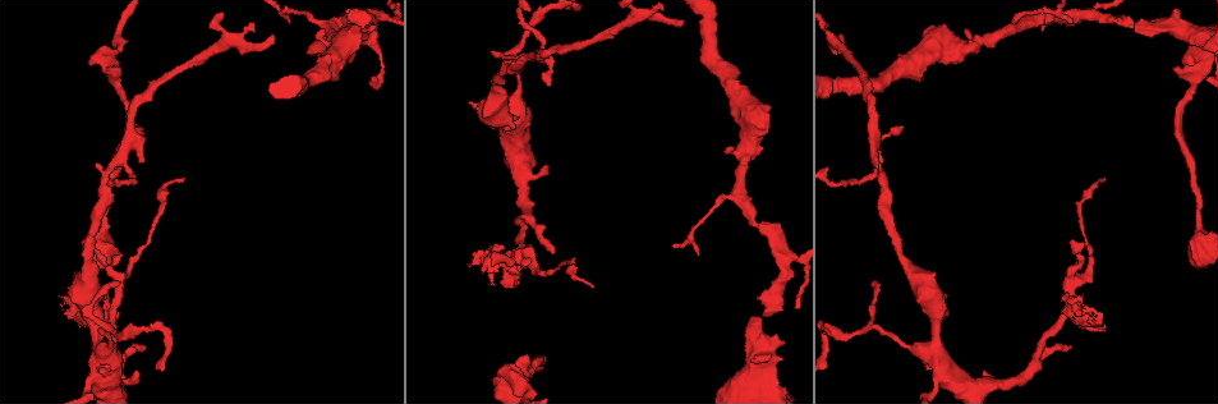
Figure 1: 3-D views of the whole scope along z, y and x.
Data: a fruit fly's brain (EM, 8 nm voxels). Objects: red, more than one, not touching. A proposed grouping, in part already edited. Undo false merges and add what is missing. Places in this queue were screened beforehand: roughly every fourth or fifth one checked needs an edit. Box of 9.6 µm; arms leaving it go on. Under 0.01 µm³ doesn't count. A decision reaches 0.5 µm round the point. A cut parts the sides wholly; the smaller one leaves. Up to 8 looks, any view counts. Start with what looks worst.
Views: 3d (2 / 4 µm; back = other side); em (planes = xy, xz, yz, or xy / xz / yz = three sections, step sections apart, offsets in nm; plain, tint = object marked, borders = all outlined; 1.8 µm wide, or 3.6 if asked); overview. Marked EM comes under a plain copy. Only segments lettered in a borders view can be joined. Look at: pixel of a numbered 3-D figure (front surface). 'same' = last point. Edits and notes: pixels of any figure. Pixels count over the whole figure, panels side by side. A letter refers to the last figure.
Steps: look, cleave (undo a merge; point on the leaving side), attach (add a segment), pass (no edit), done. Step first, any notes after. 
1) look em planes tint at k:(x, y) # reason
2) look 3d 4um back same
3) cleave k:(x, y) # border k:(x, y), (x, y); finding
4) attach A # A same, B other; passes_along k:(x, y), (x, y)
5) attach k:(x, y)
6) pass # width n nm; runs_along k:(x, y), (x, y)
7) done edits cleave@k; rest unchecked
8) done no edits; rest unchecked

look em planes borders at 1:(120, 159)

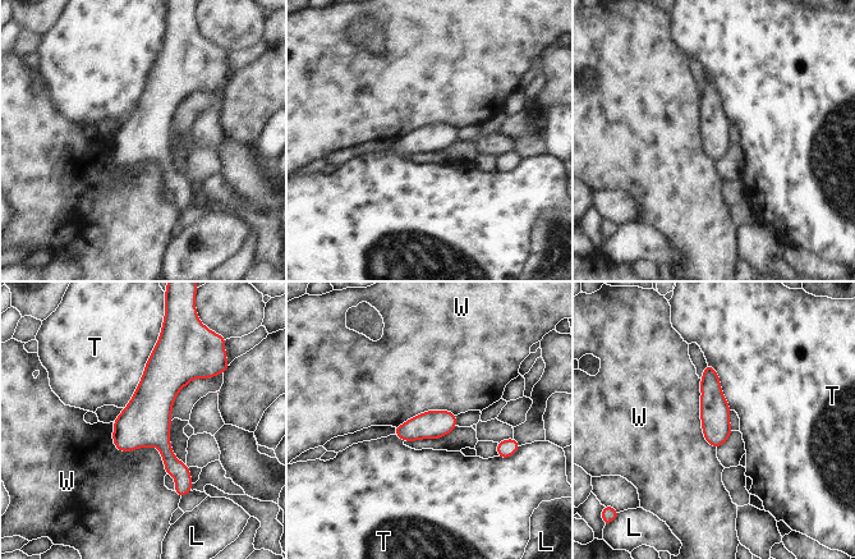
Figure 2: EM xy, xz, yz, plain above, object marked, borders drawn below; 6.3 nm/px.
pass # L other, T other, W other; runs_along 2:(157, 349), (157, 434), (180, 491); continuous, no second neuron

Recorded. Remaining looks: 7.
look em xy step 8 tint at 1:(842, 35) # free end

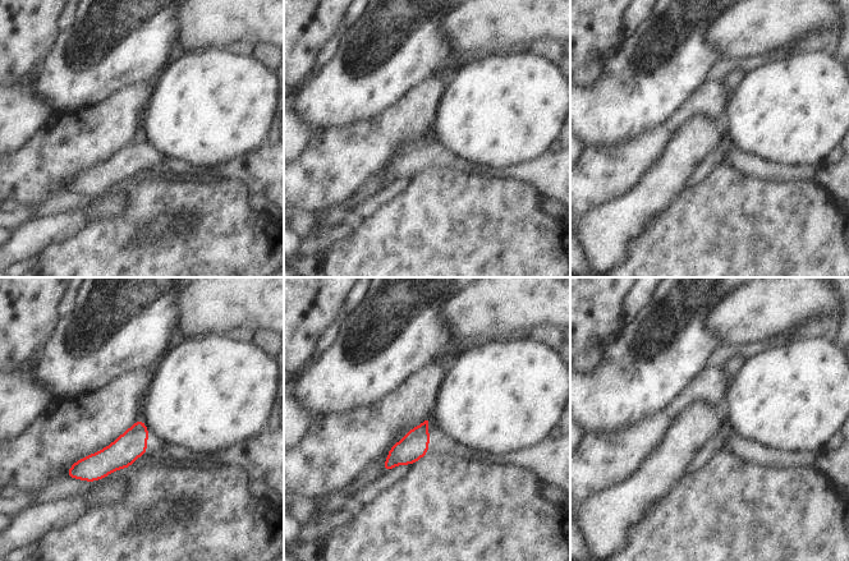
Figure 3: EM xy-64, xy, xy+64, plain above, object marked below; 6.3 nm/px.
look em xy step 8 borders same

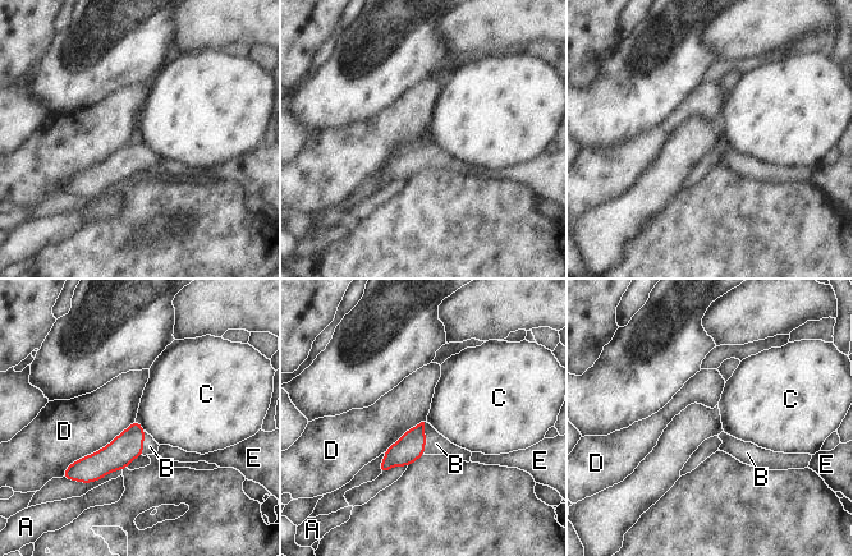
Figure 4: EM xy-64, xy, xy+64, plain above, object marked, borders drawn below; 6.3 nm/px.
attach B # width 160 nm; A other, B same, C other, D other, E other; passes_along 4:(411, 446), (425, 439), (436, 444); it goes on there

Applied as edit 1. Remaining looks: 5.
look overview # redraw

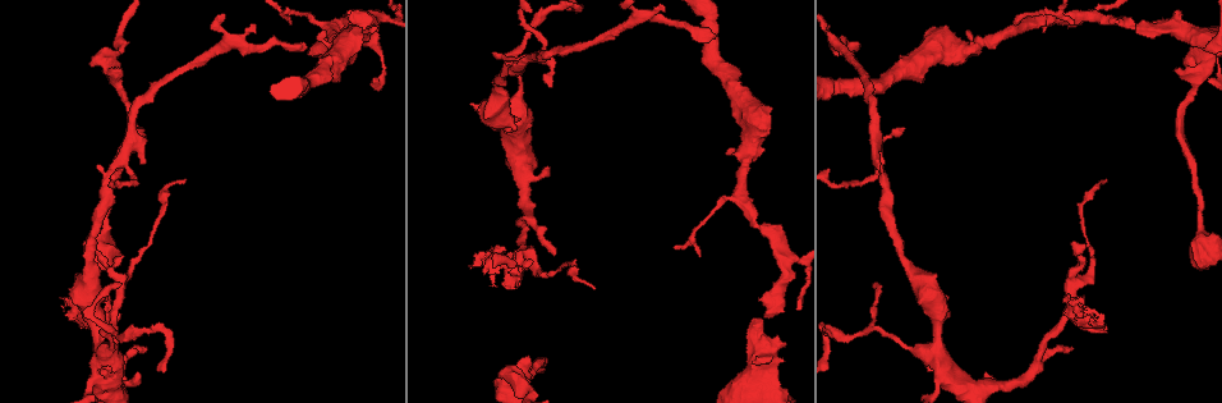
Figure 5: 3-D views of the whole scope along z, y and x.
look 3d 2um at 5:(1174, 25) # three-way junction

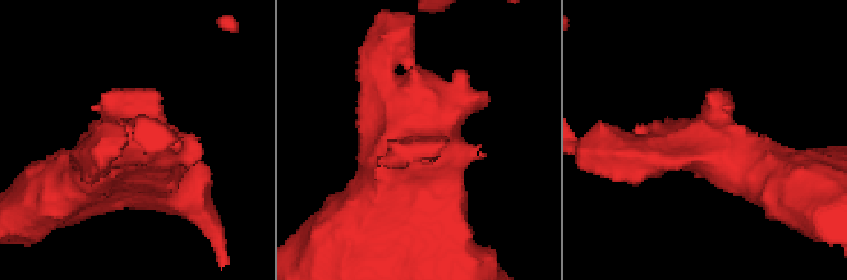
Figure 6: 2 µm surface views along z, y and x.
look em planes tint at 6:(701, 144)

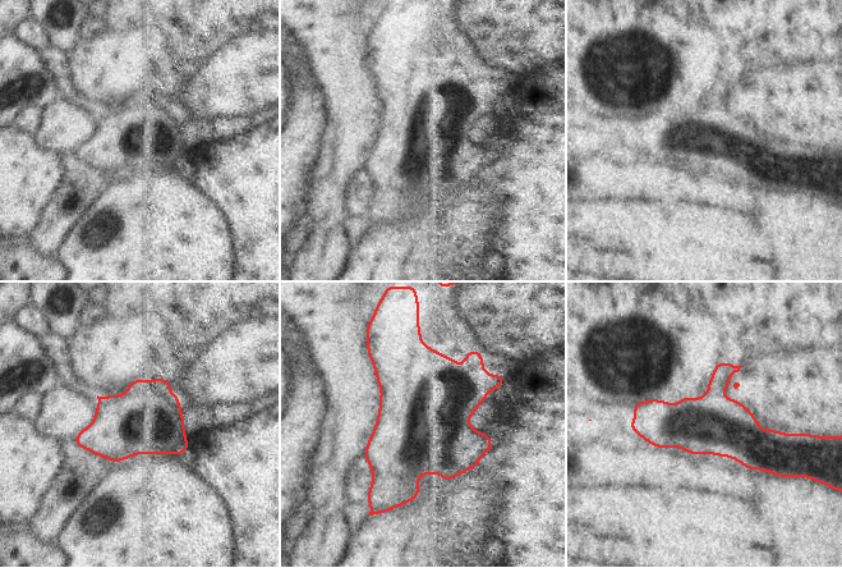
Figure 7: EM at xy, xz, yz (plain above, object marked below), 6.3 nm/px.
look em planes borders same

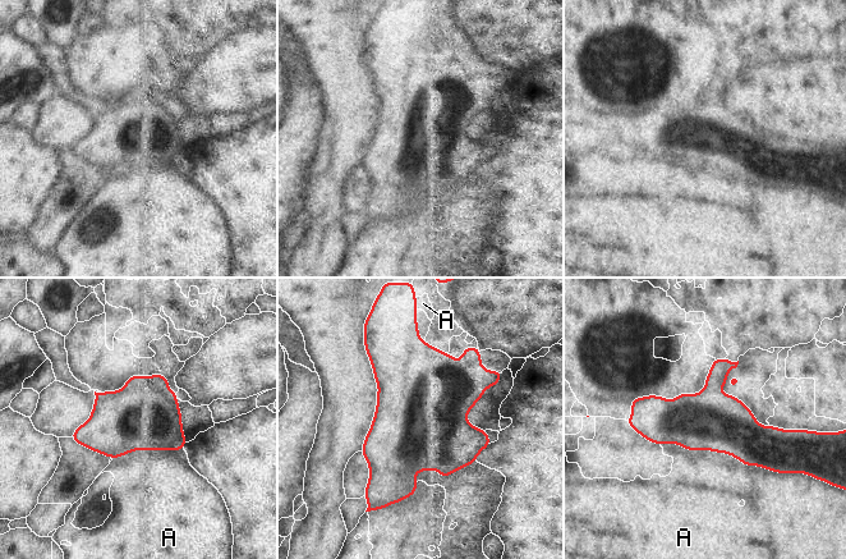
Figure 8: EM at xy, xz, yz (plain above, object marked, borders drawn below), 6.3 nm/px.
pass # A other; runs_along 8:(631, 420), (782, 435); one neuron here

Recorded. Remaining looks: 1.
done edits attach@4; rest unchecked

